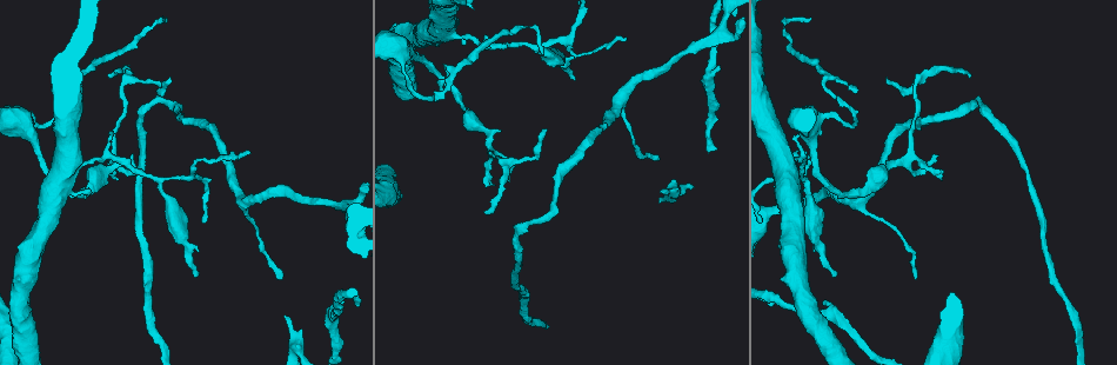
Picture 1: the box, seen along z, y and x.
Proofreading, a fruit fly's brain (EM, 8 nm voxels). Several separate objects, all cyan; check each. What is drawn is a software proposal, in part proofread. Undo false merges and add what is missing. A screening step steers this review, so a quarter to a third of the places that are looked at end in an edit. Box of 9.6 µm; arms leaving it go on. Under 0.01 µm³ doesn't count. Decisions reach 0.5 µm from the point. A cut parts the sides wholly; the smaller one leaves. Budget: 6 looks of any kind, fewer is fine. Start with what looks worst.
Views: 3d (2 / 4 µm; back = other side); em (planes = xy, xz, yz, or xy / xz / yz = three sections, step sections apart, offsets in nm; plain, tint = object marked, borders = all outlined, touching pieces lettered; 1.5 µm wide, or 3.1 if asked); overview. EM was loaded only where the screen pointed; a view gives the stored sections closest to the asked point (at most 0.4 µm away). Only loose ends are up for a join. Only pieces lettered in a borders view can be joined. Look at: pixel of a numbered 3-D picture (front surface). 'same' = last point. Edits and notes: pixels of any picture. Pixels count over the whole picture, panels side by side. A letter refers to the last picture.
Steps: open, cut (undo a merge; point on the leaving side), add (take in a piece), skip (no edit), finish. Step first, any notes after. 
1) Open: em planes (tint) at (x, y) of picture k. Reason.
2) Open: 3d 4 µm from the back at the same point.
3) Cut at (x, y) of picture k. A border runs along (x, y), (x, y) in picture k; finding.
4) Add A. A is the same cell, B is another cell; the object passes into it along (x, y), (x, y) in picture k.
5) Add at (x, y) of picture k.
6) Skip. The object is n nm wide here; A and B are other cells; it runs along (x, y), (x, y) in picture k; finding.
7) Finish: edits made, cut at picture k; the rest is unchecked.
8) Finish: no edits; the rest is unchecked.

Open: 3d 4 µm at (660, 192) of picture 1. An open end.

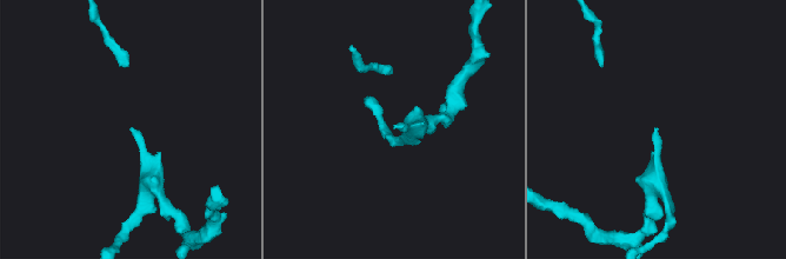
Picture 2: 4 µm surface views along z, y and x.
Open: em yz step 8 (borders) at (658, 129) of picture 2.

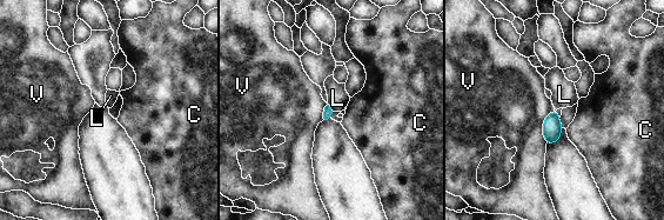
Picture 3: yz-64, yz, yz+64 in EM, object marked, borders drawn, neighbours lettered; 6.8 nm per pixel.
Skip. C, L and V are other cells; a border runs along (328, 104), (333, 111) in picture 3; no lettered piece goes on from it.

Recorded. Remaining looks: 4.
Open: 3d 4 µm at (544, 131) of picture 1. Free end.

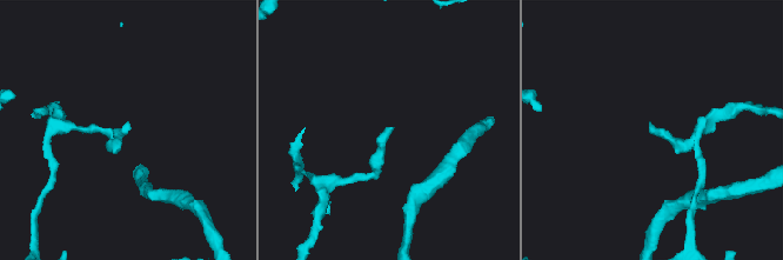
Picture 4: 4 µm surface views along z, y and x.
Open: em planes (borders) at (650, 124) of picture 4. Now the EM.

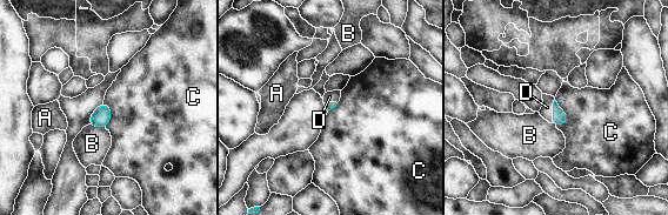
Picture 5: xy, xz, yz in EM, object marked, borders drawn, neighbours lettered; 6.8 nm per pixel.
Add at (546, 112) of picture 5. D is the same cell, A, B and C are other cells; the object passes into it along (559, 118), (553, 111), (546, 112) in picture 5; the neuron continues.

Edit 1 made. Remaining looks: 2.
Open: 3d 2 µm at (117, 177) of picture 1. Branch stops here.

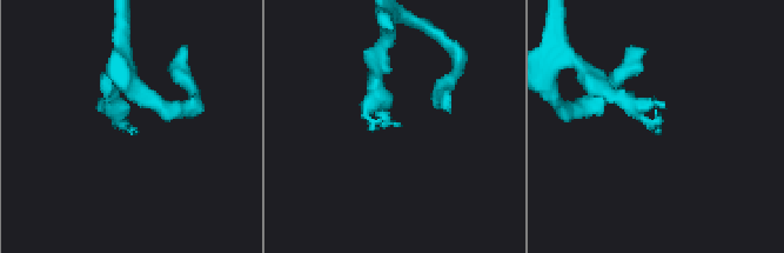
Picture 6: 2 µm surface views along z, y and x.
Open: em planes (borders) at (133, 127) of picture 6. Now the EM.

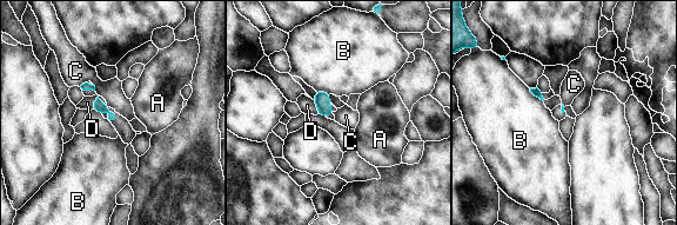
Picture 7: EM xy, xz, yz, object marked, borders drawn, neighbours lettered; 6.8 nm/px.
Skip. A, B, C and D are other cells; none of them fits.

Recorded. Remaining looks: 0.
Finish: edits made, add at picture 5; the rest is unchecked.

